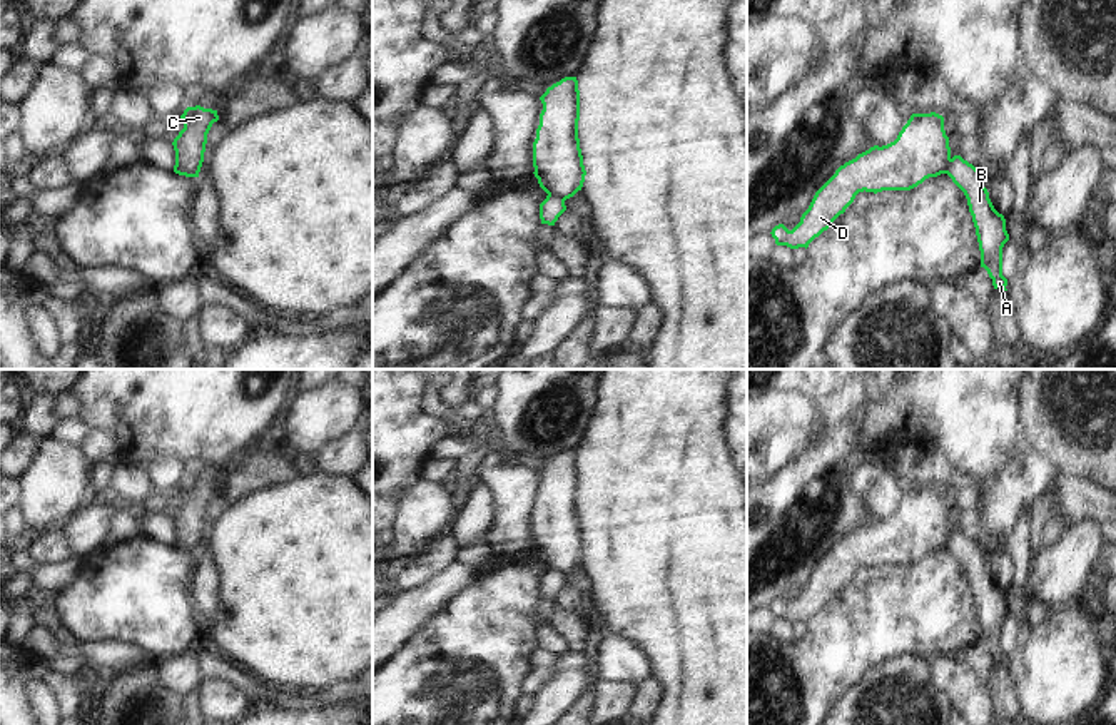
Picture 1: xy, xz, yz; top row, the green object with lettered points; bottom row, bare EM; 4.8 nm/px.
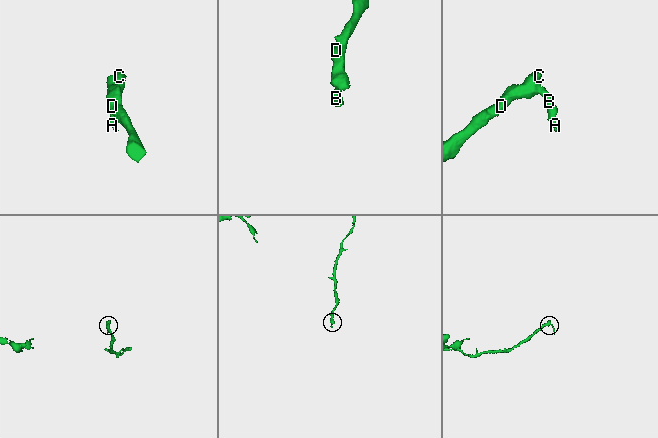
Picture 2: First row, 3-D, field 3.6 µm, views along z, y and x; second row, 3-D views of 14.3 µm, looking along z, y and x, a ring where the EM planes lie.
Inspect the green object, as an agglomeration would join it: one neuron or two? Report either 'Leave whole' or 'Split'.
Split

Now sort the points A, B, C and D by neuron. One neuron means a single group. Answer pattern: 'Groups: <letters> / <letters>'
Groups: A B / C D

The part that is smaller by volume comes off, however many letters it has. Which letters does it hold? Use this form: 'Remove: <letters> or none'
Remove: A, B

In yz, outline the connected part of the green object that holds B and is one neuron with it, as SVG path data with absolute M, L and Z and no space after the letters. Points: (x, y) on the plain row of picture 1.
M954 530L946 548L967 573L981 625L981 641L987 645L994 663L1007 665L1007 653L1002 650L1002 621L1009 615L1004 590L994 583L981 546L972 538Z

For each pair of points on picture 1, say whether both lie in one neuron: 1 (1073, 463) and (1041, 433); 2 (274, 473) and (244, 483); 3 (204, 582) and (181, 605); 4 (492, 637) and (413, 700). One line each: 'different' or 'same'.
1: same
2: same
3: different
4: same

